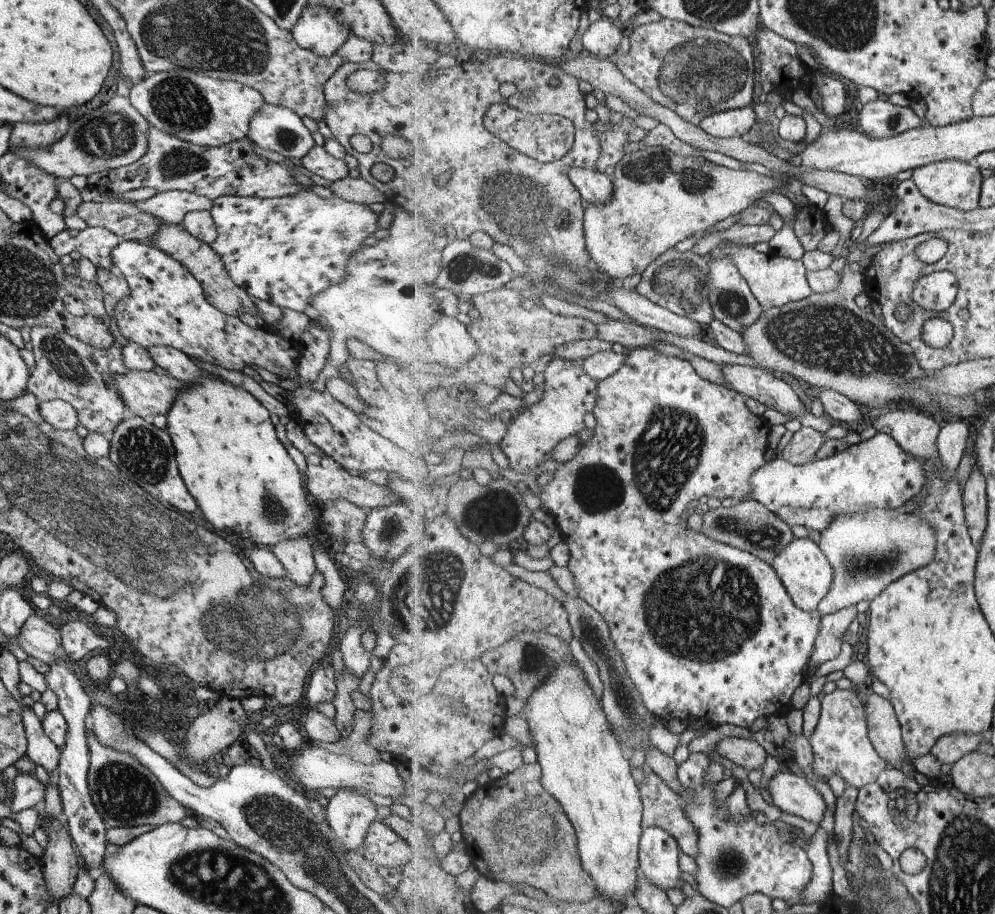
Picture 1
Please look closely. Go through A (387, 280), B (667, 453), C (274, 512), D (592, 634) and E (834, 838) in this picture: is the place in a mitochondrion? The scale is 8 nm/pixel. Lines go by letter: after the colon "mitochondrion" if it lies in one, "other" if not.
A: mitochondrion
B: mitochondrion
C: mitochondrion
D: mitochondrion
E: other

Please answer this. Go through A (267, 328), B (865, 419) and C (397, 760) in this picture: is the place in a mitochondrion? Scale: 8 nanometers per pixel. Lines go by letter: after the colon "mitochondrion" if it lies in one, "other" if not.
A: other
B: other
C: other

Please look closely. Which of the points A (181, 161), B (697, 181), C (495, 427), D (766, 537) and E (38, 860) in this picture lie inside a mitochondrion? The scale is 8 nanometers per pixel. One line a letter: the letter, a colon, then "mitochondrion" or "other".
A: mitochondrion
B: mitochondrion
C: other
D: mitochondrion
E: other

